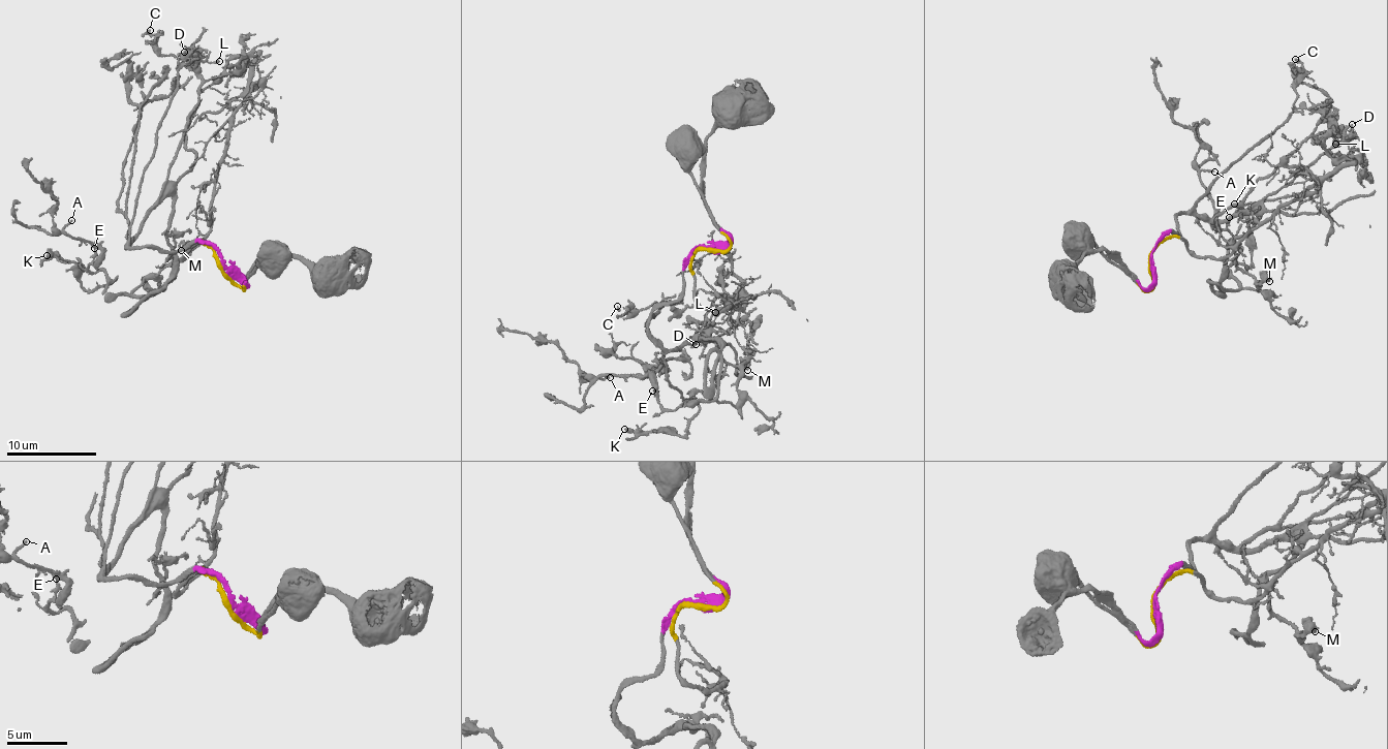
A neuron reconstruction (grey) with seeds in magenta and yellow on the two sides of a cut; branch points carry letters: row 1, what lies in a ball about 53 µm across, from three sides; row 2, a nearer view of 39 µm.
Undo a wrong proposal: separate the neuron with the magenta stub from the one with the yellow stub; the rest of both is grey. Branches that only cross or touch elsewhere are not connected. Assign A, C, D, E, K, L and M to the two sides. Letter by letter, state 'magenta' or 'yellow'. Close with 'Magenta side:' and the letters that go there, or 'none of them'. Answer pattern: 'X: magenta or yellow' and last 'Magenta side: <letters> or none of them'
A: magenta
C: magenta
D: magenta
E: magenta
K: magenta
L: magenta
M: magenta
Magenta side: A, C, D, E, K, L, M

